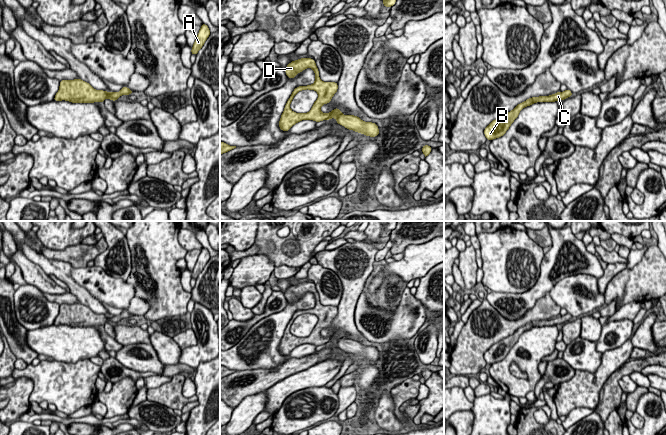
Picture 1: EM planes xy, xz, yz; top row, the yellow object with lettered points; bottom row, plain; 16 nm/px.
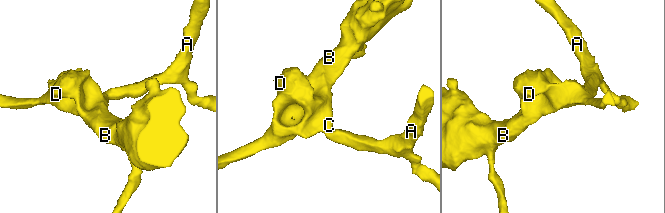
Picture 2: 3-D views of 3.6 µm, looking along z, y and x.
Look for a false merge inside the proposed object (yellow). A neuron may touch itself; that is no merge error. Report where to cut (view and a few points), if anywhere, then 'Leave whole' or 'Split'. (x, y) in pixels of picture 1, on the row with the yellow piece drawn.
No split. Leave whole

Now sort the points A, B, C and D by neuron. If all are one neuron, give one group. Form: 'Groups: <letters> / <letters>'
Groups: A B C D

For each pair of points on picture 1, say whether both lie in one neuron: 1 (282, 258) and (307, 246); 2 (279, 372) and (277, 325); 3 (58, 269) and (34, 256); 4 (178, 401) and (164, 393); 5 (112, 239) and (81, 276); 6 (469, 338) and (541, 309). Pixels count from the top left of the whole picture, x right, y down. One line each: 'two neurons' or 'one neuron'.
1: one neuron
2: two neurons
3: one neuron
4: one neuron
5: two neurons
6: one neuron

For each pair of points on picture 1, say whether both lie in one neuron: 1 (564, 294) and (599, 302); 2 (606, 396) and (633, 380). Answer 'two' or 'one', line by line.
1: one
2: two

